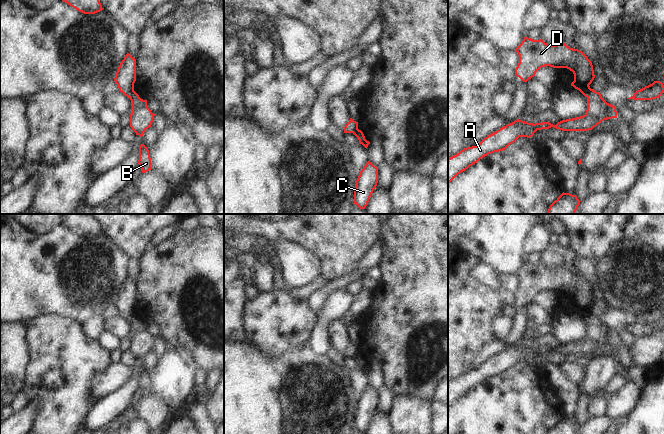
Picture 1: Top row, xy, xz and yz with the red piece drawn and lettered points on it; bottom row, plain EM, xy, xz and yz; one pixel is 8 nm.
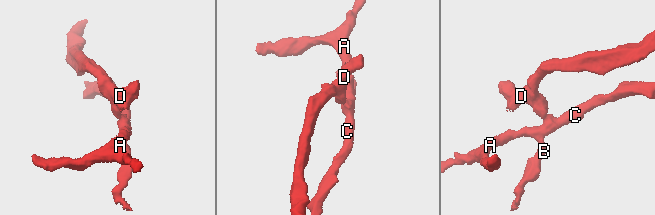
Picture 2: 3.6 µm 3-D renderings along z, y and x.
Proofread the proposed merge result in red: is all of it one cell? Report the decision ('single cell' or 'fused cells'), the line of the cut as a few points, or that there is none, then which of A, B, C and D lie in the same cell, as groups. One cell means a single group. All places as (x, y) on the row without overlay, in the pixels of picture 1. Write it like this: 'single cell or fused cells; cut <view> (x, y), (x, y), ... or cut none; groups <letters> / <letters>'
fused cells; cut yz (590, 312), (586, 320); groups A B C / D

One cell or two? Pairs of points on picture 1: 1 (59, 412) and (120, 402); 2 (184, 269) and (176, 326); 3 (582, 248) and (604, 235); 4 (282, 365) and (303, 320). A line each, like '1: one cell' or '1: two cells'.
1: two cells
2: one cell
3: one cell
4: two cells

